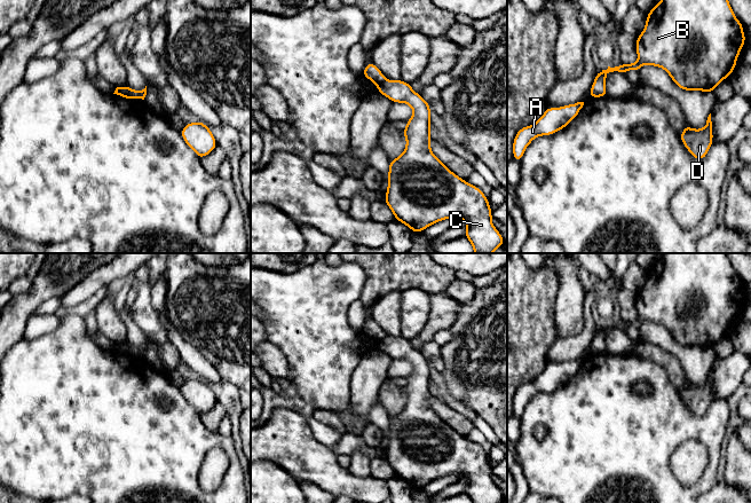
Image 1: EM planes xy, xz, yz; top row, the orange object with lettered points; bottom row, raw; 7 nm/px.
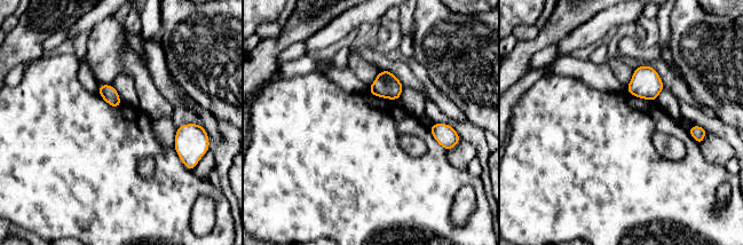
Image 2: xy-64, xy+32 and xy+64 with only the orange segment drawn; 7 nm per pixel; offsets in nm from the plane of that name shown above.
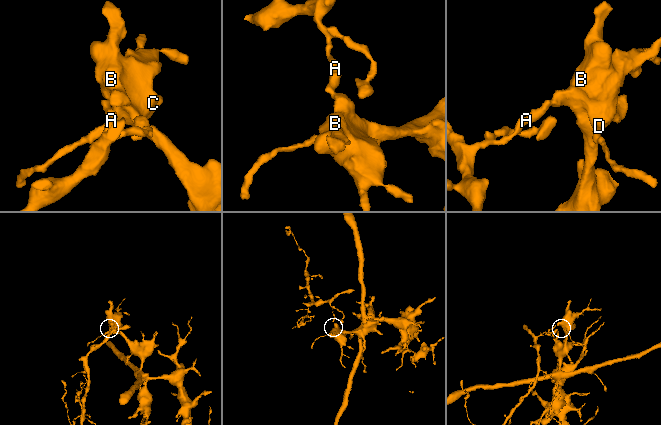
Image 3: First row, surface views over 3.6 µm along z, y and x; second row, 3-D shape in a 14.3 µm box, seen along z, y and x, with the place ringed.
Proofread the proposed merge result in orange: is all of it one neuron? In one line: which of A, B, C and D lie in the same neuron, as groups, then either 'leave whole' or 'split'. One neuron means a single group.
A / B C D; split

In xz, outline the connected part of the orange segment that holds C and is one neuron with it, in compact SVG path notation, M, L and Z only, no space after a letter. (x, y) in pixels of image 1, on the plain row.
M384 336L377 341L380 351L395 360L406 360L413 371L402 387L406 402L402 411L389 417L388 445L385 459L394 474L406 481L414 490L450 474L460 474L467 479L465 494L472 503L503 503L504 494L492 481L492 467L483 448L450 427L430 406L430 362L411 341L400 337Z

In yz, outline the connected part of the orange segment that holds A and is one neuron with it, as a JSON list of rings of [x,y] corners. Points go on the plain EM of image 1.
[[[577,359],[560,364],[547,363],[544,371],[535,380],[517,387],[513,396],[513,416],[520,419],[527,403],[535,394],[552,392],[563,386],[577,374],[583,362],[584,359]]]

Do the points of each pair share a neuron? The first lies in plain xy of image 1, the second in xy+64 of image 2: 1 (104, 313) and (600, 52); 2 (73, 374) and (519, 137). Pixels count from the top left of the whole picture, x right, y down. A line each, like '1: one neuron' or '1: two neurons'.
1: two neurons
2: one neuron

